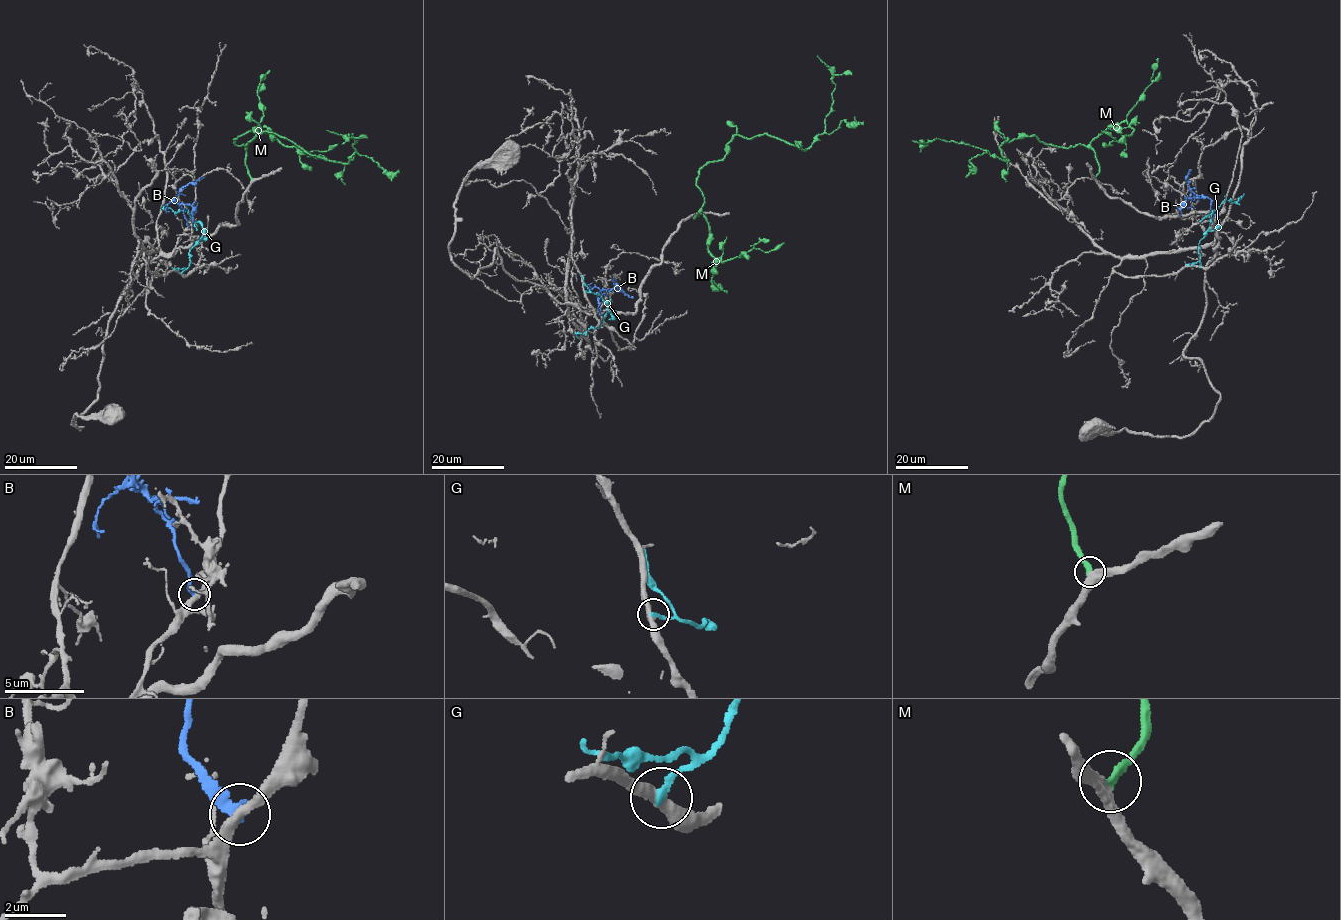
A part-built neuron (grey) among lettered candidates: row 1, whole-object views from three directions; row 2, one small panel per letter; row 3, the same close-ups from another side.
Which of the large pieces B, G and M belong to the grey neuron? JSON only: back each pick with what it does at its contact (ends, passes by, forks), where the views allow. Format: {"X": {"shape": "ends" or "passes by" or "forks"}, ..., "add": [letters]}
{"M": {"shape": "ends"}, "add": ["M"]}

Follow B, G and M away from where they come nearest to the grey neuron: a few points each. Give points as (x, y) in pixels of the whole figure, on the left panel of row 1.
B: (188, 225), (175, 199), (182, 188), (204, 177)
G: (181, 273), (188, 266), (189, 250), (202, 236), (202, 227), (187, 210), (174, 212), (164, 208), (167, 203)
M: (252, 179), (238, 136), (276, 133), (349, 162), (353, 134), (326, 130)

